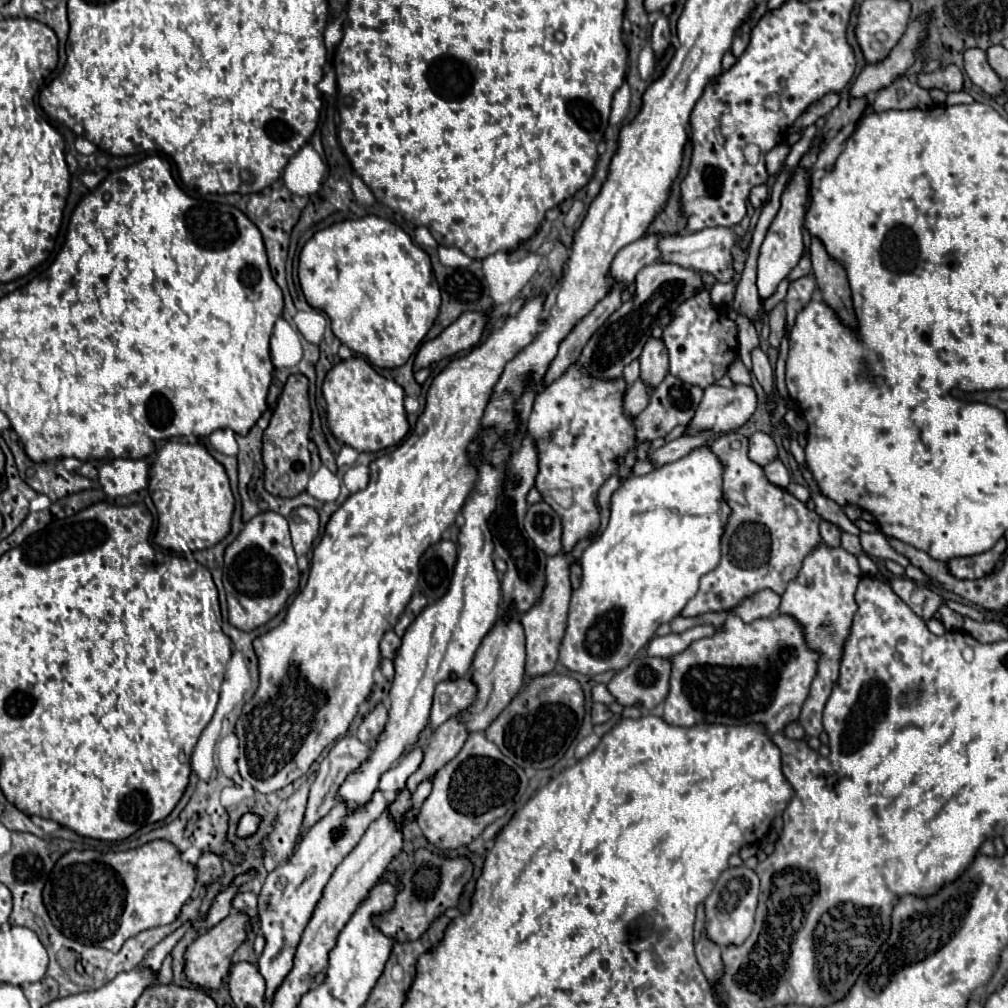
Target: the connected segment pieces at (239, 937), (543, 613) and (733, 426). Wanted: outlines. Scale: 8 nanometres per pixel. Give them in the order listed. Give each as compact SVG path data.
M231 911L223 921L219 921L215 927L199 935L185 953L185 973L187 979L203 989L217 989L221 985L221 979L229 973L231 967L231 955L235 949L247 939L247 925L251 925L251 917L245 911Z
M593 535L581 539L573 551L569 551L567 555L553 555L547 559L547 587L543 589L543 599L539 599L539 603L535 603L535 607L531 607L531 611L525 611L519 619L523 623L525 629L525 639L527 639L527 675L535 677L535 675L545 675L551 673L557 665L557 657L559 657L559 645L565 633L565 625L567 625L567 609L569 609L569 597L571 597L571 585L569 585L569 567L573 563L577 563L581 559L581 553L585 551L585 547L593 541Z
M711 385L705 389L703 401L685 427L685 435L691 435L691 431L737 431L753 415L755 405L757 395L753 387L735 385L731 389L725 389L719 385Z

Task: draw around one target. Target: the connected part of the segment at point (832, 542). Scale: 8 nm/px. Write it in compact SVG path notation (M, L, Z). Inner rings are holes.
M821 519L821 539L825 545L829 547L839 547L839 537L841 537L841 529L829 521Z

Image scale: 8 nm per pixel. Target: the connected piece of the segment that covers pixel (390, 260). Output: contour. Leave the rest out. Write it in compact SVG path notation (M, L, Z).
M377 215L317 231L301 249L299 285L307 303L329 315L337 339L383 369L401 367L417 351L441 305L429 255L401 227Z

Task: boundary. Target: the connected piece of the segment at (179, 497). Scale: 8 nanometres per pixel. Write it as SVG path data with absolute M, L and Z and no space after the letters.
M165 441L149 465L147 489L157 507L159 523L165 527L171 523L195 549L209 549L229 533L235 499L223 465L209 455L205 445Z

